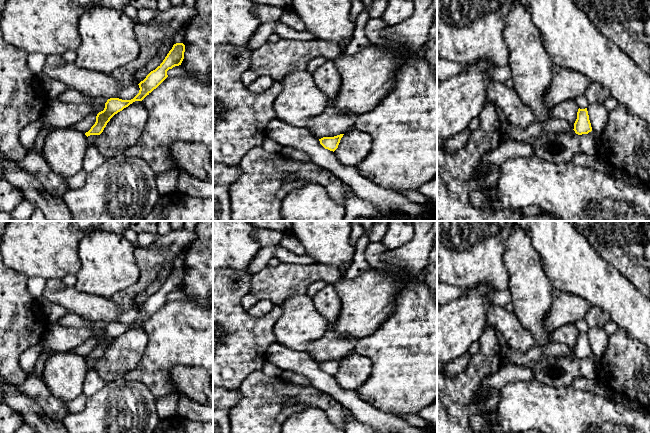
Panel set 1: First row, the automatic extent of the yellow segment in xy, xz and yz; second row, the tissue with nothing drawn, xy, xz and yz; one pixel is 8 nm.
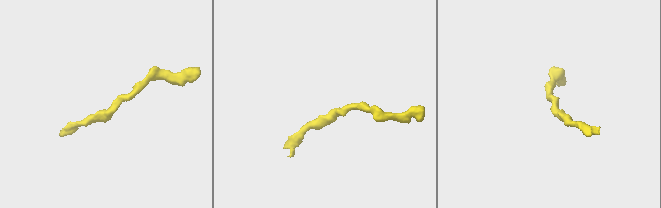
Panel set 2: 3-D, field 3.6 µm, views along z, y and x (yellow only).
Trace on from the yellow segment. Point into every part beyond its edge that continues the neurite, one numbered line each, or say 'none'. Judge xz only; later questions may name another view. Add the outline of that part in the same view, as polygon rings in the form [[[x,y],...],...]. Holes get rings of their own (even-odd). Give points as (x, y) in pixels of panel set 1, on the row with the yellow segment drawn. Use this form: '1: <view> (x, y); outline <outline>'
none

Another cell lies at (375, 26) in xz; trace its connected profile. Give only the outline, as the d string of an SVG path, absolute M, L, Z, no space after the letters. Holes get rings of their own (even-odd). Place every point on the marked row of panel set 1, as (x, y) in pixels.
M382 17L370 18L365 27L365 33L370 44L384 49L402 49L403 46L397 42L387 41L383 35L383 30L387 27Z

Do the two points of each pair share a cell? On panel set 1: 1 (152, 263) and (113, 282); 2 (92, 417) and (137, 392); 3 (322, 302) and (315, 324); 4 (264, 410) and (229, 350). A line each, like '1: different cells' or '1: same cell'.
1: different cells
2: same cell
3: different cells
4: different cells

